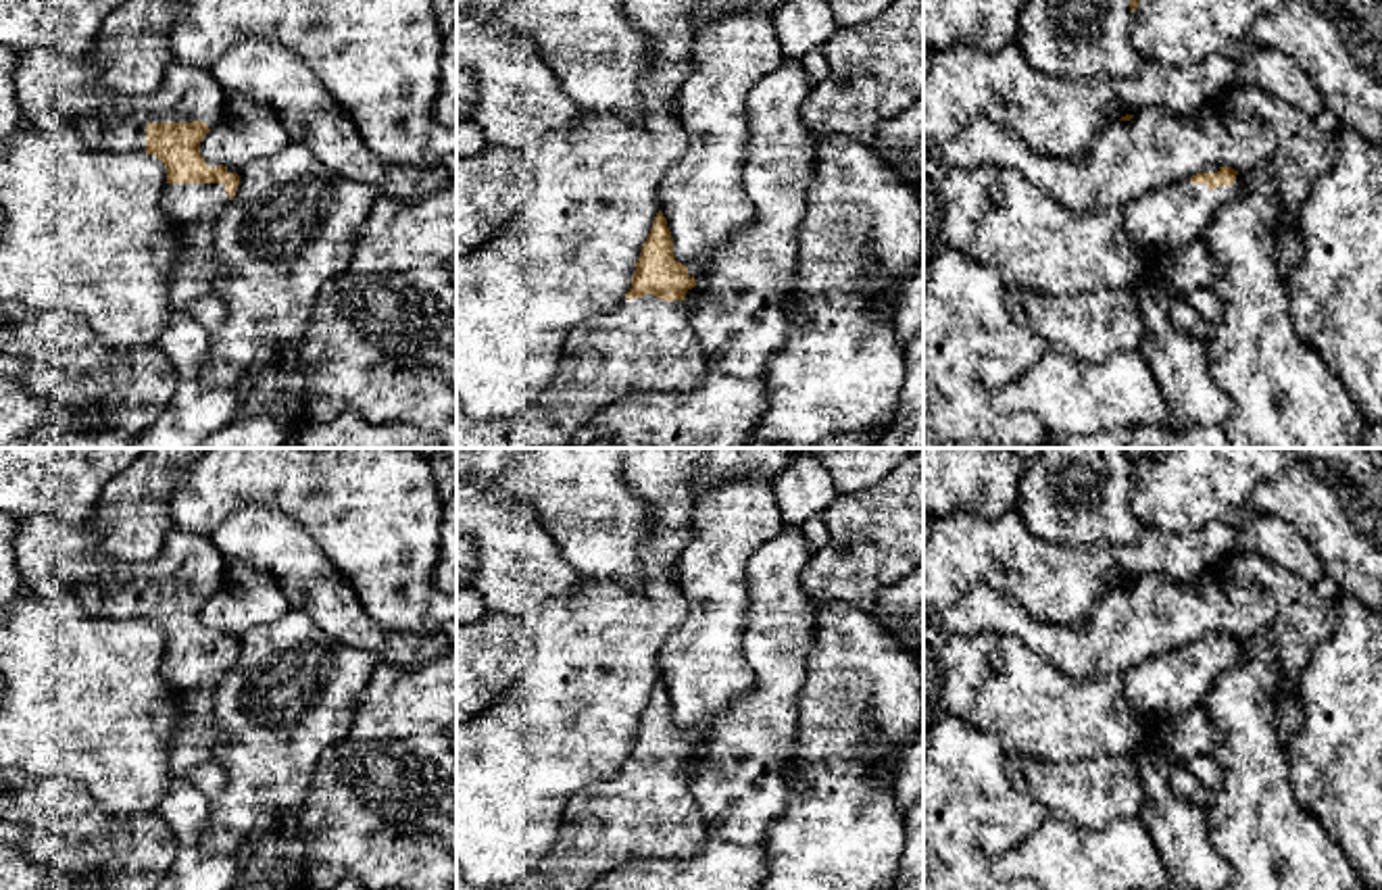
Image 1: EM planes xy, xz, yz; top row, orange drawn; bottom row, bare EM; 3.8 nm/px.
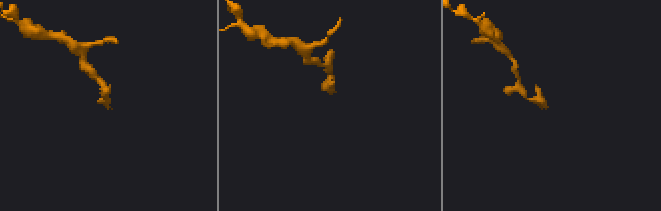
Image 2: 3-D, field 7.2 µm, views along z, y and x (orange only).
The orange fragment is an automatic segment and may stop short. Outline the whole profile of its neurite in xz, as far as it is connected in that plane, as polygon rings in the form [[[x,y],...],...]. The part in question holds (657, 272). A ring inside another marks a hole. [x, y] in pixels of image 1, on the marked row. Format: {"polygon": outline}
{"polygon": [[[659,211],[621,304],[569,331],[552,379],[523,411],[475,421],[456,398],[456,448],[573,448],[573,436],[590,419],[634,394],[696,388],[711,369],[682,300],[702,269],[700,263],[686,267],[673,256],[673,238]]]}

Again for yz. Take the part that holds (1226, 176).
{"polygon": [[[1232,167],[1205,171],[1163,190],[1146,192],[1121,208],[1124,229],[1159,252],[1176,252],[1201,238],[1213,215],[1244,190]]]}

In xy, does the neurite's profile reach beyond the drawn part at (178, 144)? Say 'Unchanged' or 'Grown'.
Grown

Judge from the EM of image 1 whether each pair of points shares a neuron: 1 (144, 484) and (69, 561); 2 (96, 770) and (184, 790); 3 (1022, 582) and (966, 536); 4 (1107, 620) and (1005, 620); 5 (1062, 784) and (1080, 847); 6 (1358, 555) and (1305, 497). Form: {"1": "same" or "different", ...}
{"1": "different", "2": "different", "3": "same", "4": "same", "5": "different", "6": "same"}

